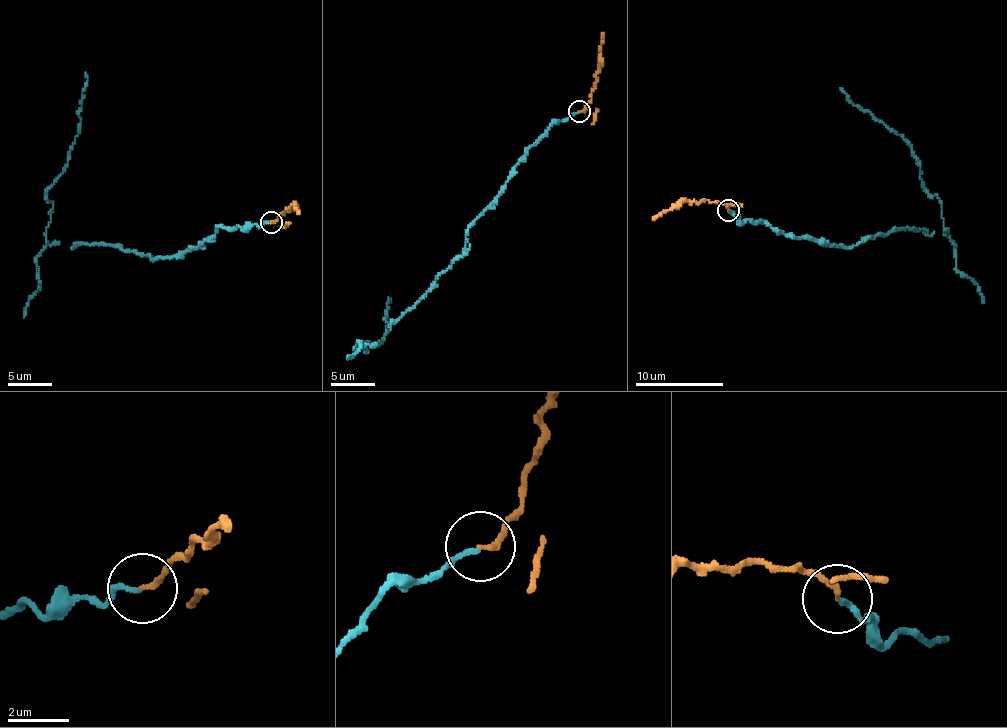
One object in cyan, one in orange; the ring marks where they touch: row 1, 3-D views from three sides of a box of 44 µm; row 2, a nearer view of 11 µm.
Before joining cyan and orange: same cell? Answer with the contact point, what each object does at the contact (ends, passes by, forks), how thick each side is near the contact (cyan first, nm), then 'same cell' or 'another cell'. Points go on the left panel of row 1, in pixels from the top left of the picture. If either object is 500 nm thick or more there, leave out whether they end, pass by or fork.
place (271, 222); cyan ends; orange ends; calibres 150 and 170 nm; same cell

